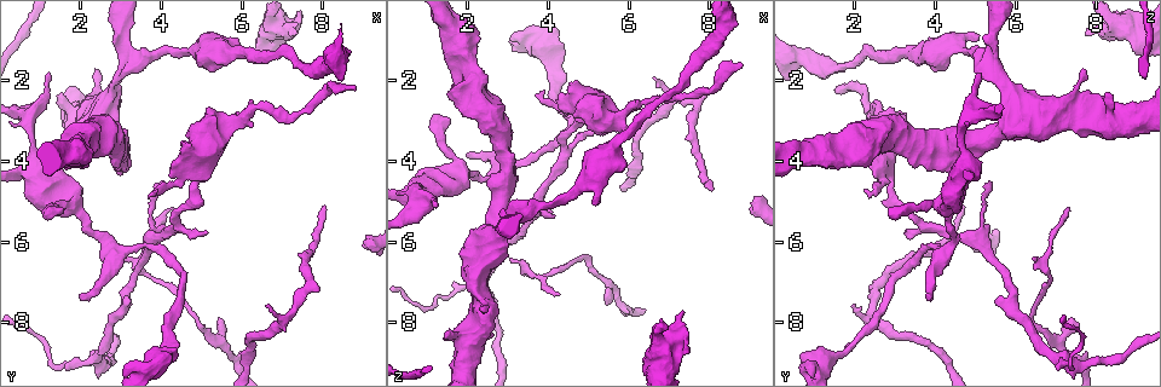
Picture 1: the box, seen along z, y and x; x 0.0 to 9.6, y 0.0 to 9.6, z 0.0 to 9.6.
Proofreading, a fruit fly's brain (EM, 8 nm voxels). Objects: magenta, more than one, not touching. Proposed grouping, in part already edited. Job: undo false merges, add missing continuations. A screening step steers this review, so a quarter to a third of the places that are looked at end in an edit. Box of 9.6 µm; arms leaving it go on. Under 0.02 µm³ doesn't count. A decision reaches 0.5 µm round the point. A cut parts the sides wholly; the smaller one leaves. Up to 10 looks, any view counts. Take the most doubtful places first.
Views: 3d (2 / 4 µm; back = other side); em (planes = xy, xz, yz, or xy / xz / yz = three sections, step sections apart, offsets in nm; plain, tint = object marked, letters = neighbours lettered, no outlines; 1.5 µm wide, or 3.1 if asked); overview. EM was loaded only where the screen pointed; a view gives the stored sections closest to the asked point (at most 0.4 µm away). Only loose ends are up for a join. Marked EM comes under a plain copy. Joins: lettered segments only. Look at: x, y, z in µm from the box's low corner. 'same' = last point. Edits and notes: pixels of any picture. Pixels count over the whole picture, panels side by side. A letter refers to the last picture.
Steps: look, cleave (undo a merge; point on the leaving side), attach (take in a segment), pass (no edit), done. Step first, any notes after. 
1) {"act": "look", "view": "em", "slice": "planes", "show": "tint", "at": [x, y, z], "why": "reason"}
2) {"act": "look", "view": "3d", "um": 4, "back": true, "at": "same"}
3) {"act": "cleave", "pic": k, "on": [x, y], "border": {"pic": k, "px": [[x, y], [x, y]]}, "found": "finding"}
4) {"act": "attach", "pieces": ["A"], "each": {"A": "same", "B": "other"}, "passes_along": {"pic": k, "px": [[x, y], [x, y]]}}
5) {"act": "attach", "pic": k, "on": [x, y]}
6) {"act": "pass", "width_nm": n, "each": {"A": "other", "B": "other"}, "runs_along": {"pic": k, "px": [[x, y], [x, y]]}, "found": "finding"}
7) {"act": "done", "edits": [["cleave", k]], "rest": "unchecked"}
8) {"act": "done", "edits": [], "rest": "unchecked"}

{"act": "look", "view": "em", "slice": "xy", "step": 4, "show": "letters", "at": [8.05, 5.10, 4.70], "why": "free end"}

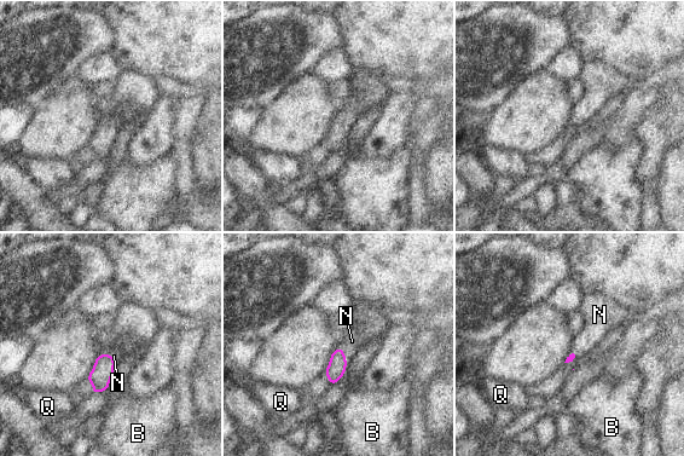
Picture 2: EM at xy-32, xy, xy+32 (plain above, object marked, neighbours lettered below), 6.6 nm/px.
{"act": "look", "view": "em", "slice": "planes", "show": "letters", "at": "same", "why": "another direction"}

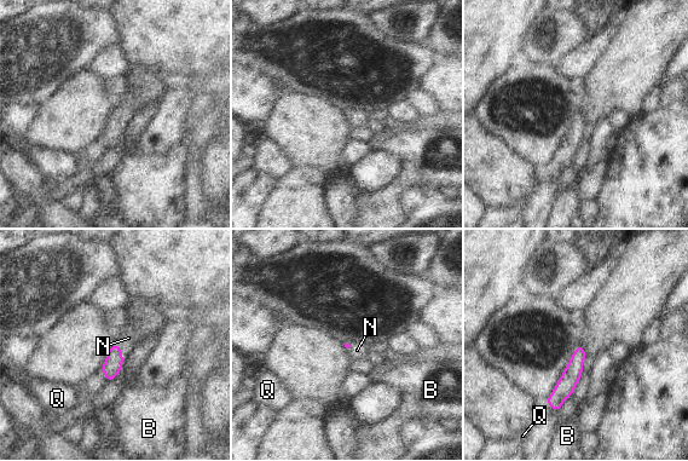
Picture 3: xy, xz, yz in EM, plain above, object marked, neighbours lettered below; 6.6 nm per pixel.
{"act": "attach", "pieces": ["N"], "each": {"B": "other", "N": "same", "Q": "other"}, "passes_along": {"pic": 3, "px": [[113, 364], [121, 351], [128, 338]]}, "found": "the cell continues"}

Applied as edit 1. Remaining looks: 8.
{"act": "look", "view": "3d", "um": 4, "at": [1.15, 5.35, 2.85], "why": "free end"}

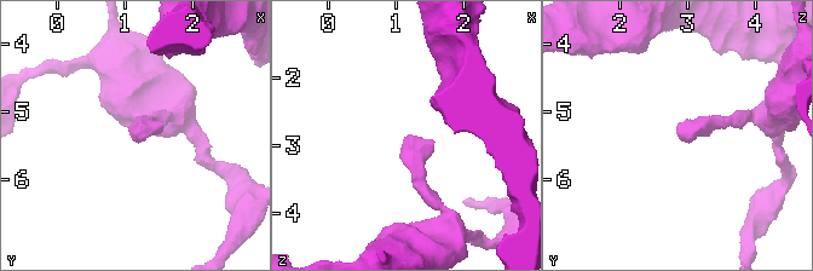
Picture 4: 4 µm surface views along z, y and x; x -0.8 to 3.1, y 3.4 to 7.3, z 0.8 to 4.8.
{"act": "look", "view": "em", "slice": "yz", "step": 8, "show": "tint", "at": [1.15, 5.35, 2.85], "why": "shape alone is not enough"}

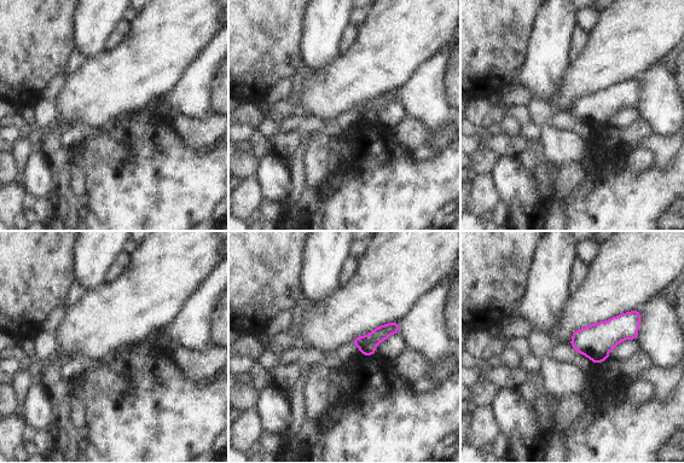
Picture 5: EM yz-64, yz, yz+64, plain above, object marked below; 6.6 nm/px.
{"act": "look", "view": "em", "slice": "xz", "step": 8, "show": "letters", "at": "same"}

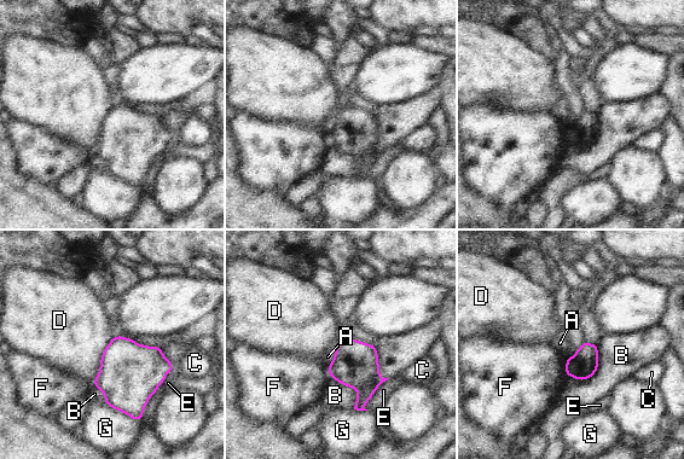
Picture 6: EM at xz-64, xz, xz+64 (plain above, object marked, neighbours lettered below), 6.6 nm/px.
{"act": "pass", "width_nm": 160, "each": {"A": "other", "B": "other", "C": "other", "D": "other", "E": "other", "F": "other", "G": "other"}, "border": {"pic": 6, "px": [[337, 342], [334, 358], [328, 367]]}, "found": "none of them fits"}

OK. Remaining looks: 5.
{"act": "look", "view": "em", "slice": "planes", "show": "letters", "at": [5.10, 0.85, 5.10], "why": "free end"}

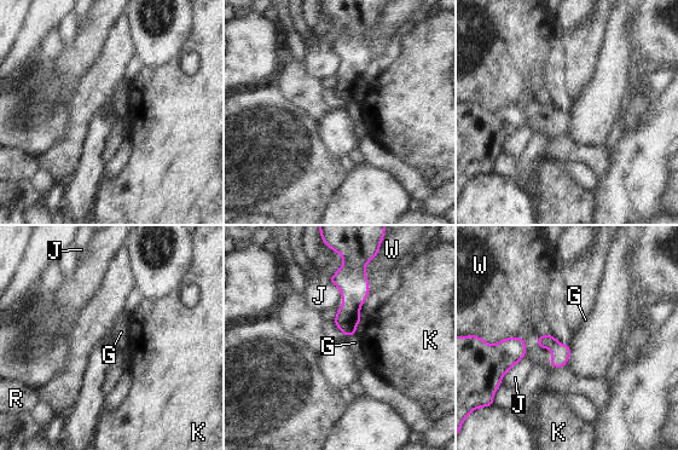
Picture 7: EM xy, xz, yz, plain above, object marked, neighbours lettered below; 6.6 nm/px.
{"act": "pass", "each": {"G": "other", "J": "other", "K": "other", "R": "other", "W": "other"}, "border": {"pic": 7, "px": [[353, 334], [346, 338]]}, "found": "none of them fits"}

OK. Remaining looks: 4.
{"act": "look", "view": "overview"}

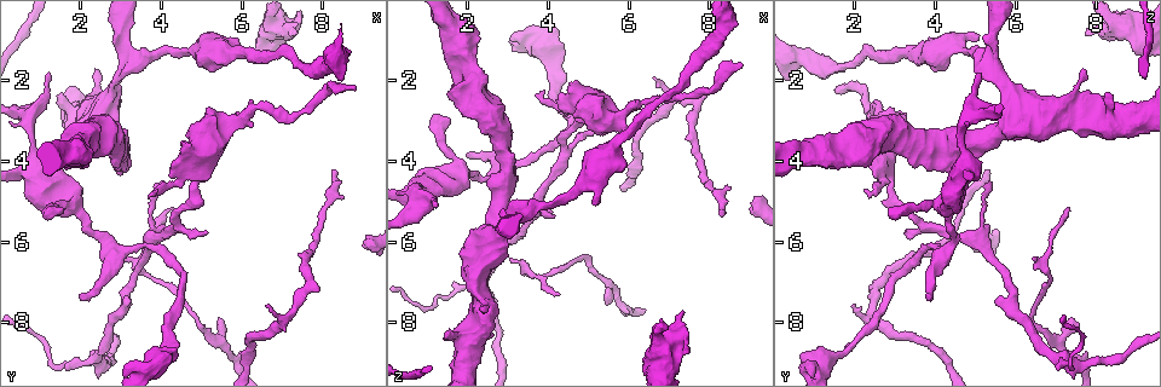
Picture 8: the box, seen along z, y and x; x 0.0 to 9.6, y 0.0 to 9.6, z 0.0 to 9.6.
{"act": "look", "view": "em", "slice": "yz", "step": 4, "show": "tint", "at": [7.30, 0.80, 7.75], "why": "an open end"}

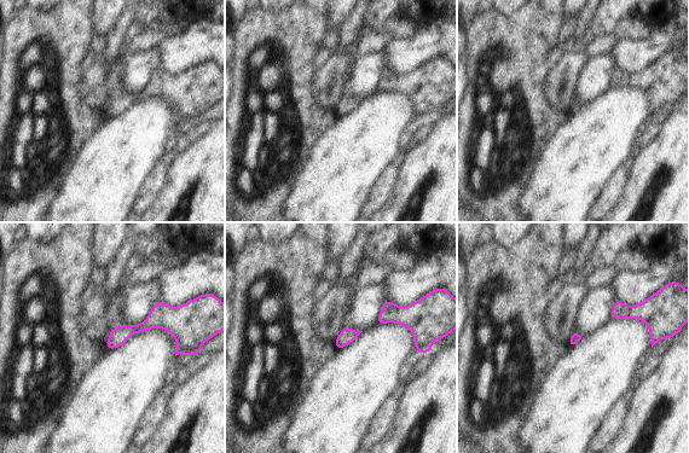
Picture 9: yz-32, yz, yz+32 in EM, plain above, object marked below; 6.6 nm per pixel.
{"act": "look", "view": "em", "slice": "planes", "show": "letters", "at": "same", "why": "cut it another way"}

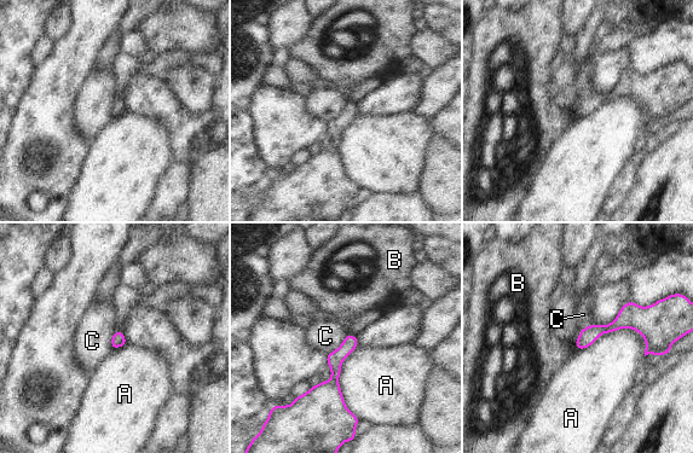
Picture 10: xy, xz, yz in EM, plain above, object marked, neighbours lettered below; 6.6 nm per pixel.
{"act": "pass", "longest_contact_nm": ["A", 460], "each": {"A": "other", "B": "other", "C": "other"}, "runs_along": {"pic": 10, "px": [[353, 338], [335, 359], [340, 411]]}, "found": "none of them fits"}

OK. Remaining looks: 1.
{"act": "done", "edits": [["attach", 3]], "rest": "unchecked"}

